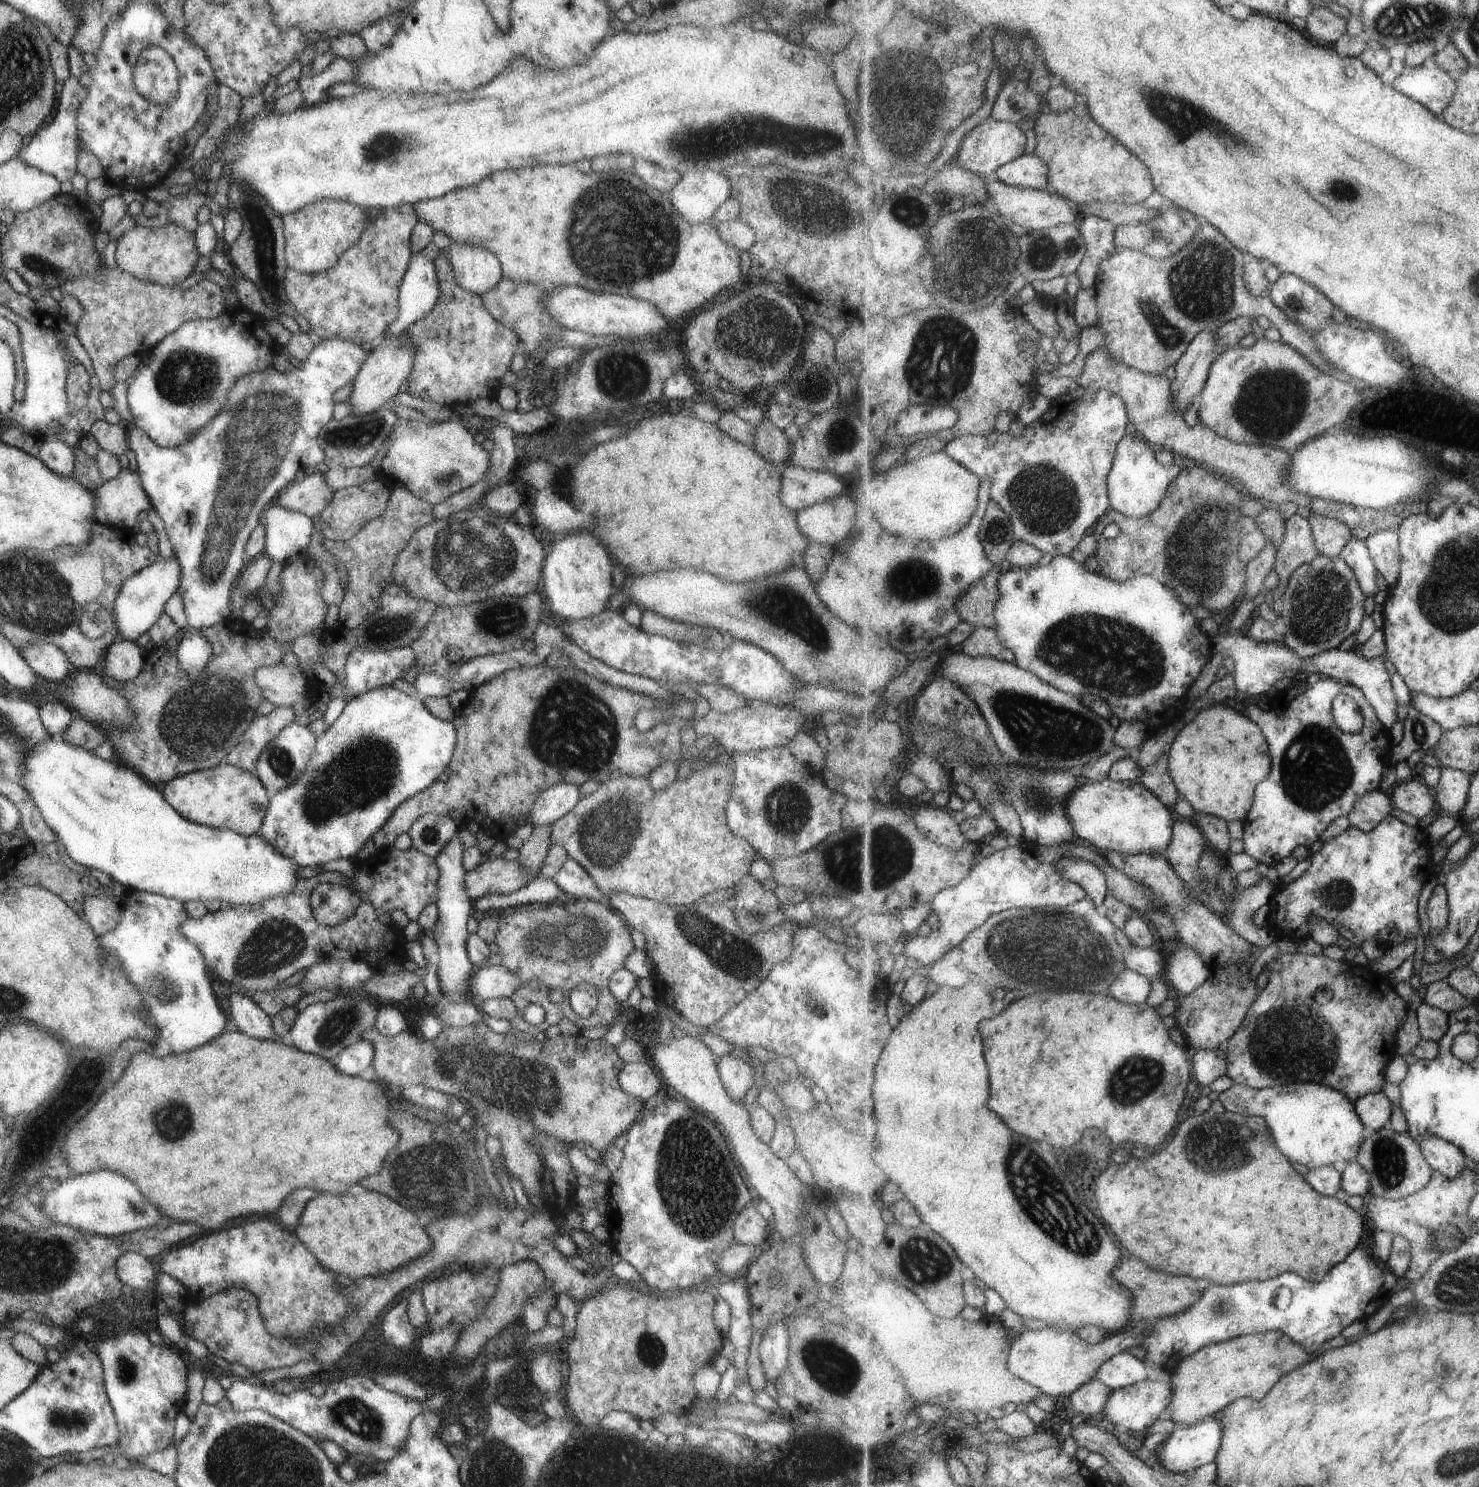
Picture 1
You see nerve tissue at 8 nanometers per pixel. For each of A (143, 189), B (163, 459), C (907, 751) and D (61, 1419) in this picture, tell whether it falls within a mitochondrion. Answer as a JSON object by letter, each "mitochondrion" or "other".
{"A":"other","B":"other","C":"other","D":"mitochondrion"}

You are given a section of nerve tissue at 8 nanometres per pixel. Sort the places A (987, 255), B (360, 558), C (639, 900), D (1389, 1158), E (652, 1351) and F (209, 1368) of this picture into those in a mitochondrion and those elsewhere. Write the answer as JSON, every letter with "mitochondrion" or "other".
{"A":"mitochondrion","B":"other","C":"other","D":"mitochondrion","E":"mitochondrion","F":"other"}

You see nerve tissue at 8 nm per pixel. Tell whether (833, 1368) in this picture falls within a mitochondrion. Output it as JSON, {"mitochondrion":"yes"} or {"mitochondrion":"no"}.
{"mitochondrion":"yes"}

